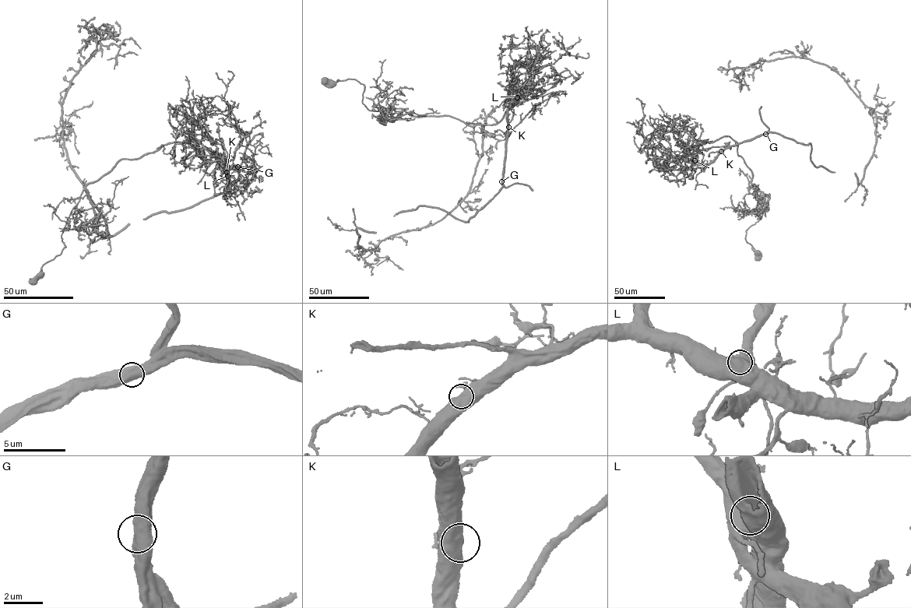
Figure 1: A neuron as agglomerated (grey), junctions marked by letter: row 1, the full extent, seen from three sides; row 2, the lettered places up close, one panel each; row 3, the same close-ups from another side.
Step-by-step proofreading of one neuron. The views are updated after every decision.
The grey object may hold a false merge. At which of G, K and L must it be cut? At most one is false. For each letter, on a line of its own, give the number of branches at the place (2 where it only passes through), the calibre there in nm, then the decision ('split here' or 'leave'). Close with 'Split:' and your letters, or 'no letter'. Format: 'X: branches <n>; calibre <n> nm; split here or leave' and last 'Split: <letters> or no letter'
G: branches 1; calibre 900 nm; leave
K: branches 1; calibre 1000 nm; leave
L: branches 1; calibre 1150 nm; split here
Split: L

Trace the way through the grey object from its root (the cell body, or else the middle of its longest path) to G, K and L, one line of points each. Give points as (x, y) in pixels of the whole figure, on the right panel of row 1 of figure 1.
G: (758, 258), (745, 237), (764, 206), (736, 142), (725, 135), (704, 141), (695, 159), (708, 163), (765, 134)
K: (758, 258), (745, 237), (764, 206), (736, 142), (725, 135), (704, 141), (695, 161), (708, 163), (721, 151)
L: (758, 258), (745, 237), (764, 206), (736, 142), (725, 135), (704, 141), (694, 160)

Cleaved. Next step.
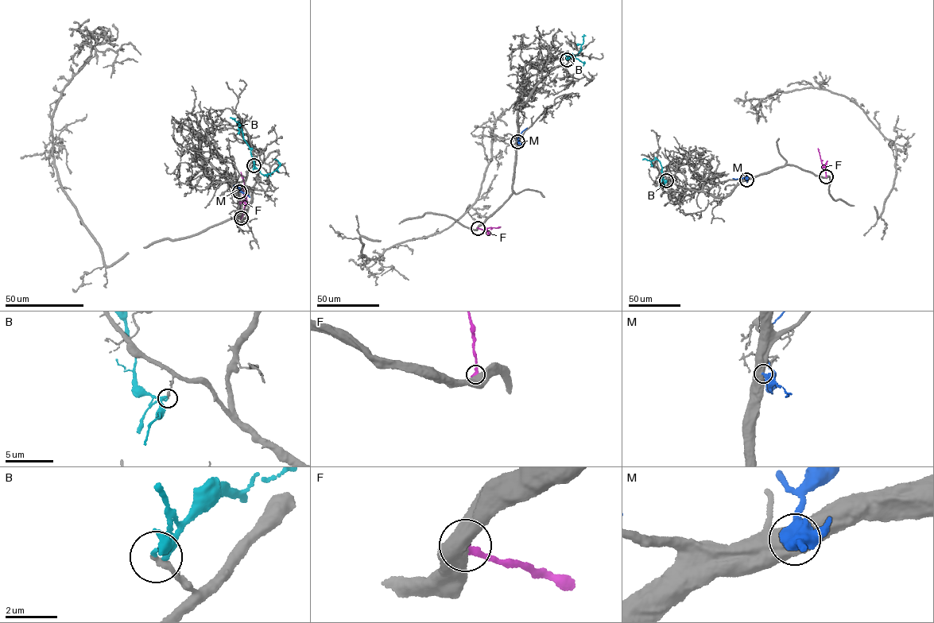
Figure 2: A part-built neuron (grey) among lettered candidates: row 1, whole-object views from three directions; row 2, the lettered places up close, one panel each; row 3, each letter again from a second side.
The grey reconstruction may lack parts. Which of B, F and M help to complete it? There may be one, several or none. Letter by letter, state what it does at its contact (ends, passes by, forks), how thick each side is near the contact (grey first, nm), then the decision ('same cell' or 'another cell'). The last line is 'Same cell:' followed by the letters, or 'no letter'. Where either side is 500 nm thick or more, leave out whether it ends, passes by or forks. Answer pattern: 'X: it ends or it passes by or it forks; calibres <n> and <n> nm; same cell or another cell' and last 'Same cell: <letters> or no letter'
B: it ends; calibres 260 and 280 nm; another cell
F: calibres 750 and 240 nm; another cell
M: calibres 750 and 340 nm; another cell
Same cell: no letter

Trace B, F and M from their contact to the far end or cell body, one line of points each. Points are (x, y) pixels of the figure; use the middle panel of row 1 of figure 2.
B: (567, 59), (578, 55), (583, 42), (582, 36)
F: (478, 227), (486, 230), (500, 226)
M: (517, 141), (519, 135), (527, 128)

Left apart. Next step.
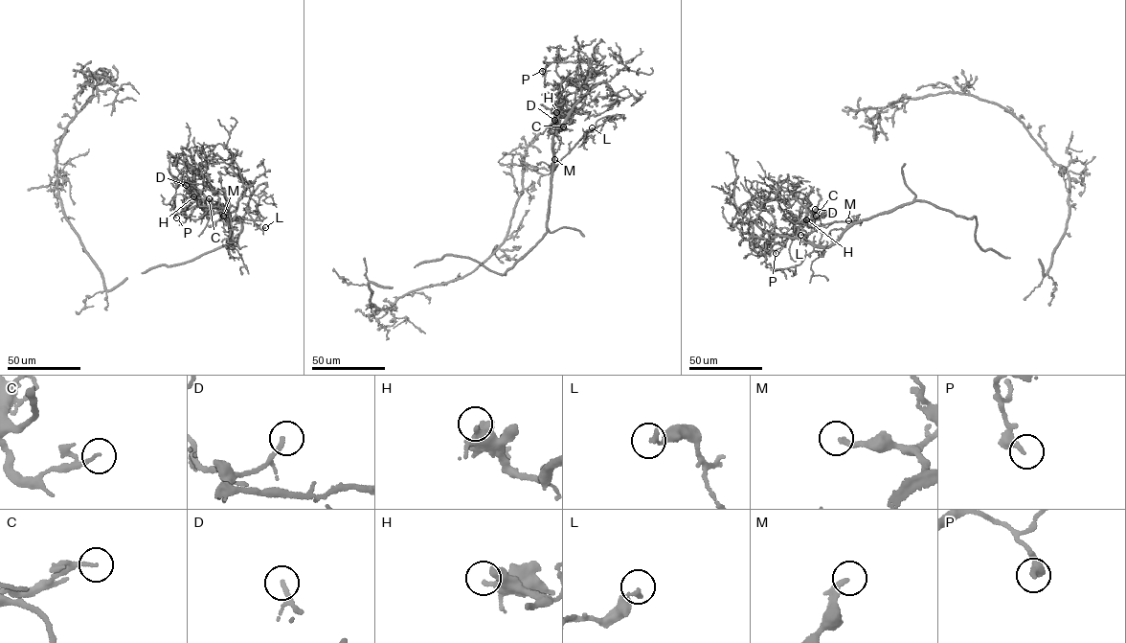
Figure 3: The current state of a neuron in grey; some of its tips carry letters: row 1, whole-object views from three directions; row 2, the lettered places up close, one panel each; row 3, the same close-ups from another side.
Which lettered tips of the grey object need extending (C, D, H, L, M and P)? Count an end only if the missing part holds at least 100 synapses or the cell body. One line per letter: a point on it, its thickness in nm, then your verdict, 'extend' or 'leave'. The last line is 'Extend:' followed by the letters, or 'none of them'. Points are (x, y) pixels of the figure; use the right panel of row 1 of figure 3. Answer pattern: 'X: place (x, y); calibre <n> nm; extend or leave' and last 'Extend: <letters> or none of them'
C: place (816, 216); calibre 110 nm; leave
D: place (815, 209); calibre 180 nm; leave
H: place (806, 219); calibre 200 nm; leave
L: place (800, 235); calibre 200 nm; leave
M: place (848, 220); calibre 280 nm; extend
P: place (776, 253); calibre 280 nm; leave
Extend: M

